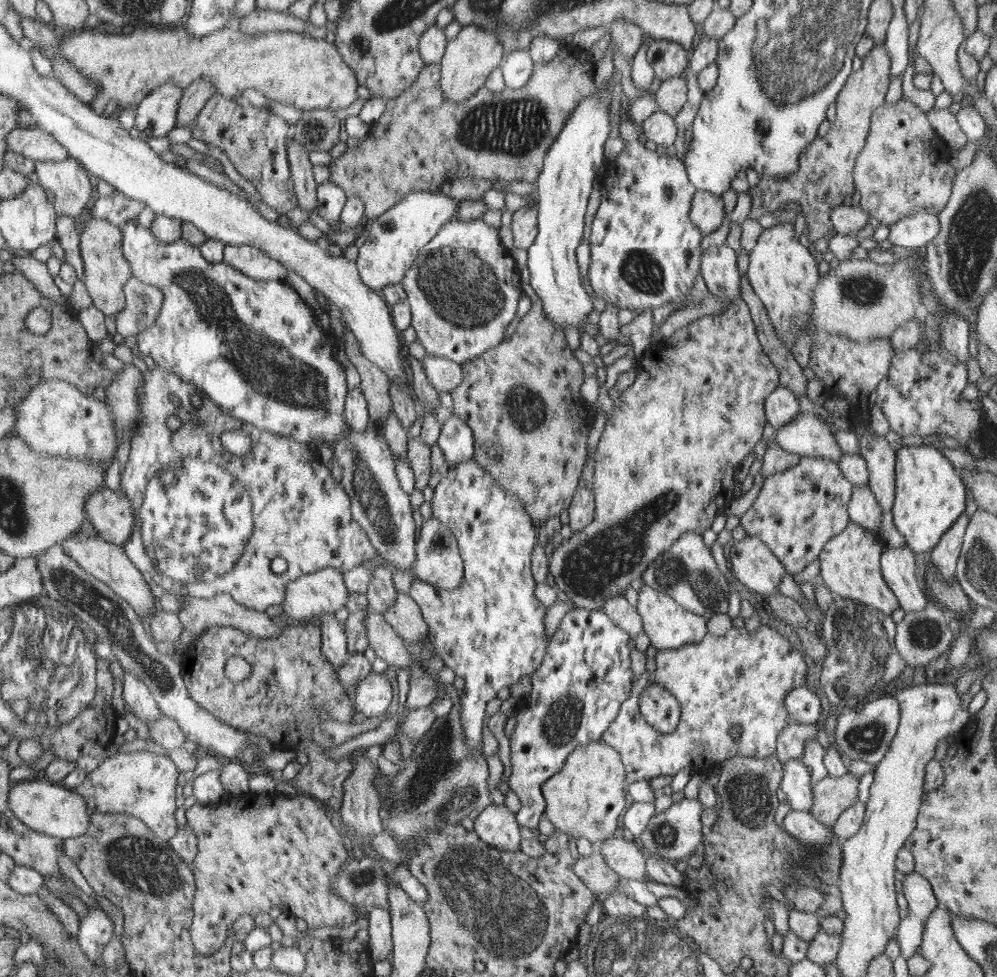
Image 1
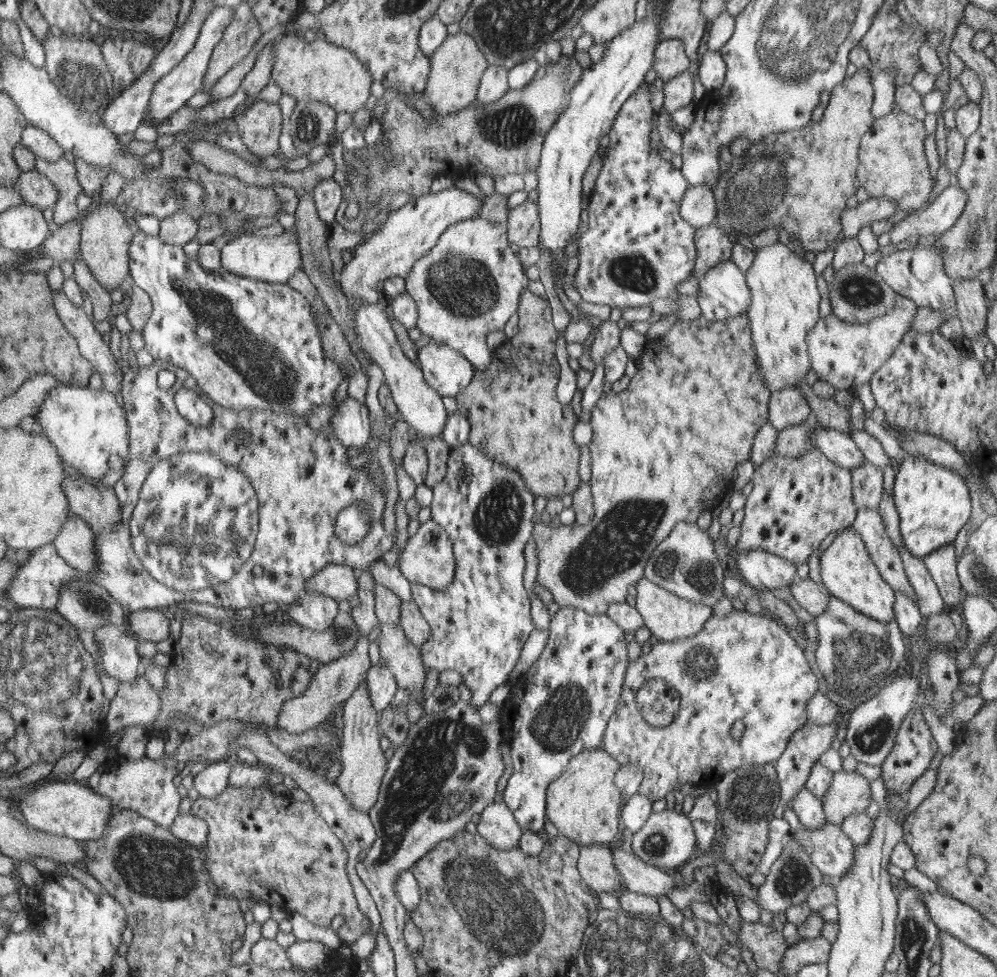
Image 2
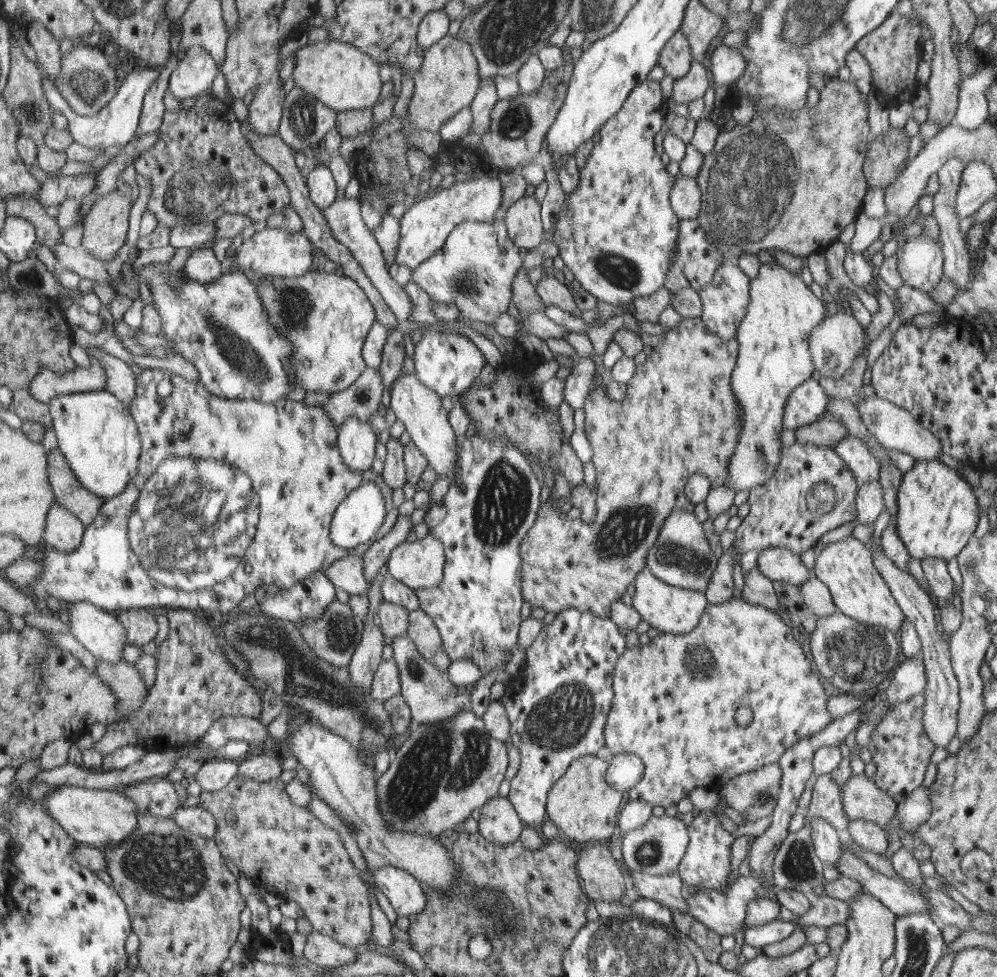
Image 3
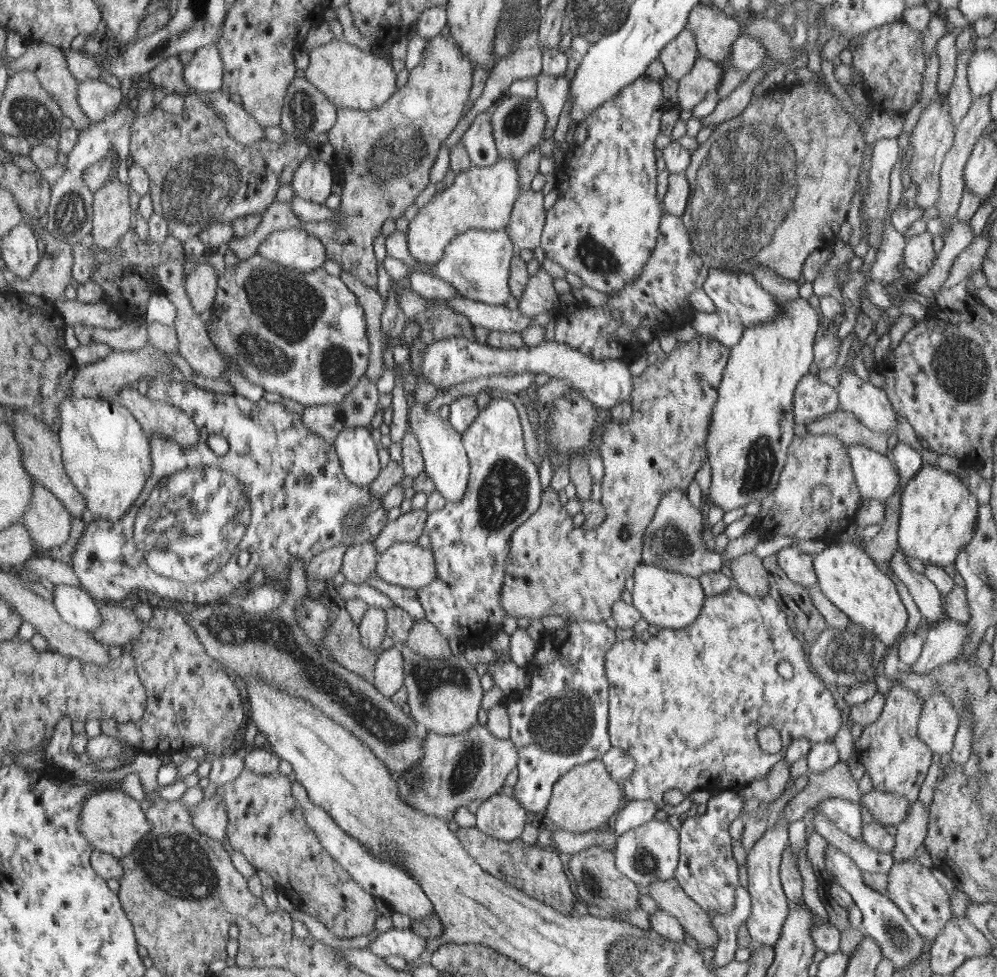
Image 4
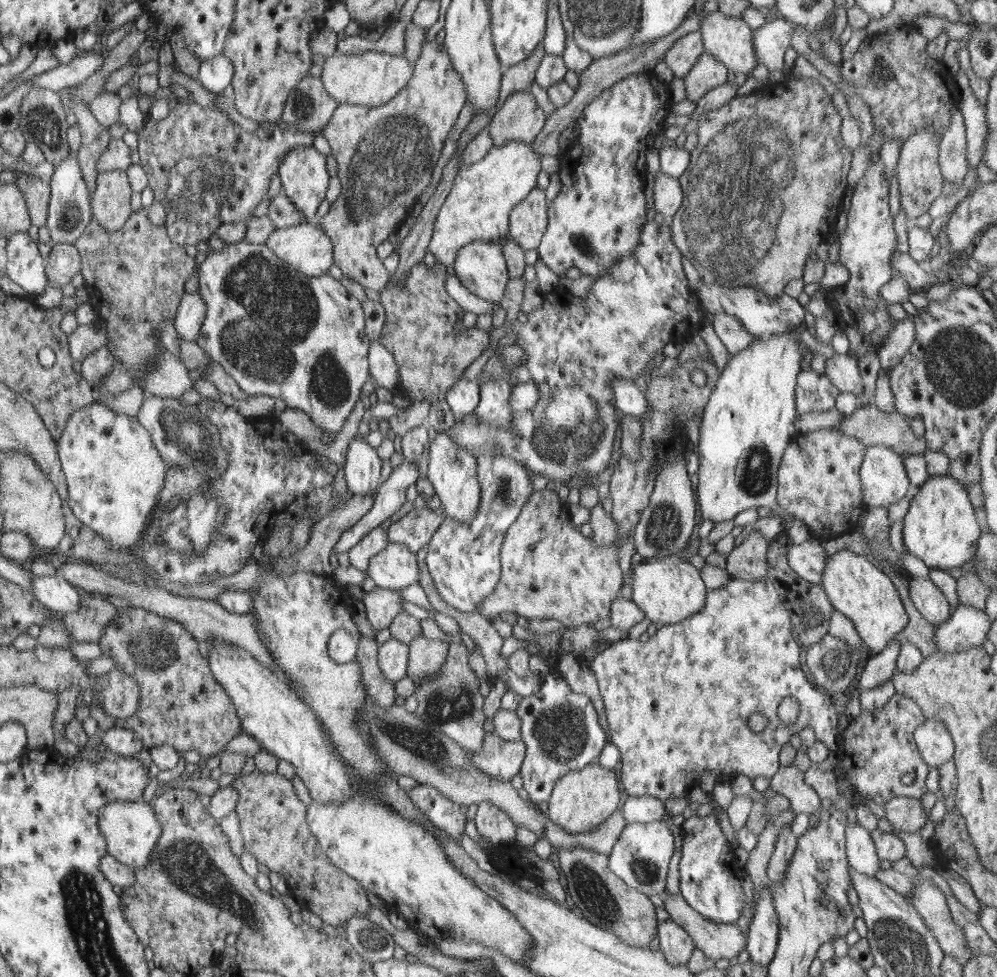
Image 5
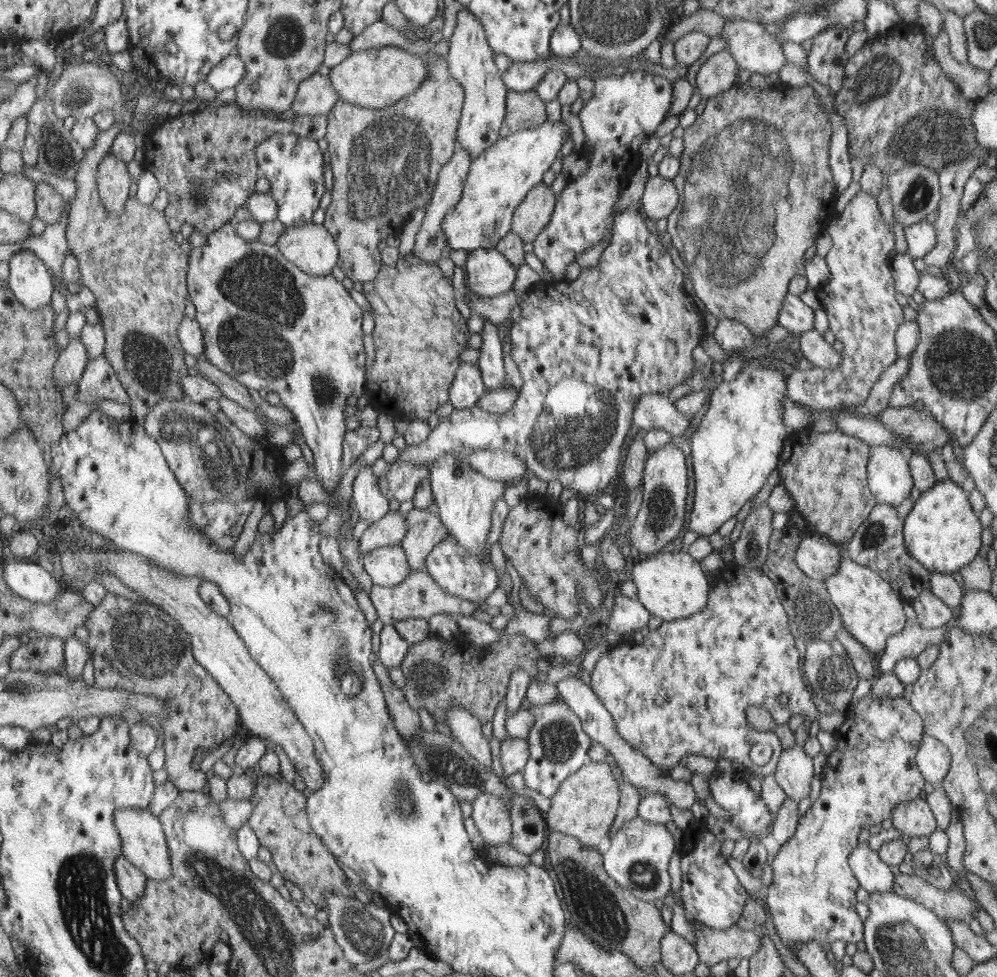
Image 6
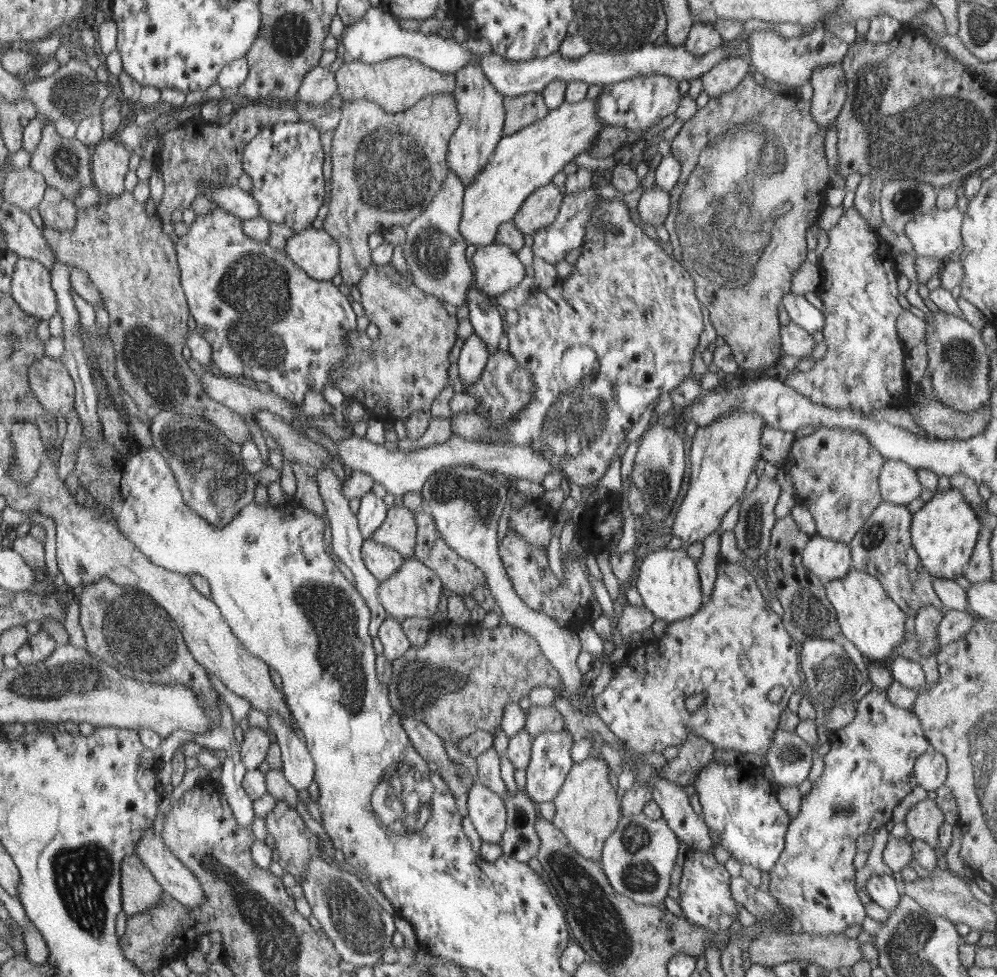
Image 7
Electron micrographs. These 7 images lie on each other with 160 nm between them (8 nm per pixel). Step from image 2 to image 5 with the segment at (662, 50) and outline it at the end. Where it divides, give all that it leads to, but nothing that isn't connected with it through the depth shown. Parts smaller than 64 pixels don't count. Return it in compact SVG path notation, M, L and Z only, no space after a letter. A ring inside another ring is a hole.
M689 32L673 42L664 53L662 60L673 76L683 78L689 69L696 64L701 53L704 52L704 42L699 32Z

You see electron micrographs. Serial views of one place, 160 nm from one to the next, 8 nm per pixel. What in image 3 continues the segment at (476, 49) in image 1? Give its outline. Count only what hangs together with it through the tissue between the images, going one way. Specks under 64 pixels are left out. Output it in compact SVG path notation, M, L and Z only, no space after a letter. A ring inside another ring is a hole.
M449 35L425 50L424 60L412 78L413 95L407 110L409 121L415 130L429 130L429 132L437 132L439 126L457 114L461 108L468 108L475 100L481 81L479 63L469 44L457 36Z

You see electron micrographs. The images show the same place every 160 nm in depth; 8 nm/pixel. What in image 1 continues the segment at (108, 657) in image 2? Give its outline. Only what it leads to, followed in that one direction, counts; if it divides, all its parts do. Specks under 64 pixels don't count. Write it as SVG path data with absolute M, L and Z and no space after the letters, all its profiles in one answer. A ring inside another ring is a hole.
M126 671L123 675L122 699L129 712L143 722L146 728L156 718L162 718L159 707L149 689L136 676Z

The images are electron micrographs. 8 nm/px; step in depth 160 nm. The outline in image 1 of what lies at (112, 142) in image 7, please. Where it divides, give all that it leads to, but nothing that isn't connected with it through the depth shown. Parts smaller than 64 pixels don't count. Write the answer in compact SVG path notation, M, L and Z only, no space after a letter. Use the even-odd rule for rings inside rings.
M89 218L79 234L78 249L82 260L84 287L90 296L92 306L104 316L119 313L124 308L124 285L131 272L125 262L122 245L122 230L106 220Z

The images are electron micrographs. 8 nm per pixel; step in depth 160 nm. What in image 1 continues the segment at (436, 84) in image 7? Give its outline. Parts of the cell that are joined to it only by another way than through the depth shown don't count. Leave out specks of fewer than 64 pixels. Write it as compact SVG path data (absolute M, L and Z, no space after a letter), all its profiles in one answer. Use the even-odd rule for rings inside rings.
M178 24L174 27L160 27L155 30L153 26L143 26L142 28L135 28L133 32L129 34L99 34L96 31L88 29L86 27L72 30L72 31L56 31L59 37L59 53L64 60L68 60L71 66L74 66L78 70L79 74L82 74L86 78L86 82L93 83L94 94L93 97L87 102L87 104L93 109L95 114L109 117L116 115L117 112L125 108L134 108L140 104L140 101L144 97L147 97L153 89L156 89L160 84L164 82L172 81L173 84L180 86L183 90L192 84L193 81L197 81L198 78L204 78L206 82L210 82L214 88L214 92L226 98L238 97L241 98L241 92L245 88L253 88L253 90L258 90L267 99L272 99L275 102L284 103L285 105L292 105L295 109L303 110L313 110L314 108L327 108L334 111L338 108L347 108L355 99L357 99L357 93L355 93L355 88L358 85L358 81L354 71L347 65L347 63L340 57L340 53L336 50L334 45L327 44L323 39L314 40L309 37L304 32L293 33L290 31L269 31L263 34L257 34L257 36L245 36L241 34L241 31L237 30L237 26L221 27L214 32L211 32L205 36L199 36L199 38L189 38L187 32L185 32L185 27Z

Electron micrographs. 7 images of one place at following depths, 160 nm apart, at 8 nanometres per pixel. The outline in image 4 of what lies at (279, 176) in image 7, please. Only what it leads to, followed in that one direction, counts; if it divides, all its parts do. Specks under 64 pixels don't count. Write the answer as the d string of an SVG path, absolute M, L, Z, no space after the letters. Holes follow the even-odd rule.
M305 158L293 167L291 190L295 196L324 204L331 188L331 172L325 162Z

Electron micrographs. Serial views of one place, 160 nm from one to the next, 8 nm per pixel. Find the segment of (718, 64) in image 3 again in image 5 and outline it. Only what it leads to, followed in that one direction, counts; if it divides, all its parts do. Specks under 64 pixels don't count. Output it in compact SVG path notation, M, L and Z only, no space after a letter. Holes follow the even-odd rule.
M780 16L769 17L760 28L753 31L753 51L756 62L768 71L783 68L783 53L790 46L794 32L793 23Z

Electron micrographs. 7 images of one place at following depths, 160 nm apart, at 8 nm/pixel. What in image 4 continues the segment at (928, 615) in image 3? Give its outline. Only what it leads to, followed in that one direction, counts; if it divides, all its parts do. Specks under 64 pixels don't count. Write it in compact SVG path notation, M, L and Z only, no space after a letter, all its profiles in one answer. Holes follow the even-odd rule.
M936 688L934 696L928 696L923 700L922 709L916 724L916 735L921 742L925 743L925 746L929 748L933 755L938 754L940 756L952 749L958 722L959 719L950 698L943 696Z

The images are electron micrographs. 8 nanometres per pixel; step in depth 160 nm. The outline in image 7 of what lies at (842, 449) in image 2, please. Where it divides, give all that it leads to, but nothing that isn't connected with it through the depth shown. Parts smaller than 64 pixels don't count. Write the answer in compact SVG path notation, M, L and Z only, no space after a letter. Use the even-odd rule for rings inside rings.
M885 459L878 474L878 489L883 501L906 505L918 498L922 486L910 466L901 461Z

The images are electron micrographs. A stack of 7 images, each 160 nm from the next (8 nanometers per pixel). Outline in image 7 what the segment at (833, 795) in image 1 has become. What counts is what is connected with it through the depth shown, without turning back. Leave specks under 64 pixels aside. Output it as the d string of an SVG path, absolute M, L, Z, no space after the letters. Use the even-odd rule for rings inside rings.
M926 798L915 803L902 821L905 823L907 834L936 847L938 828L944 820L943 813L931 799Z

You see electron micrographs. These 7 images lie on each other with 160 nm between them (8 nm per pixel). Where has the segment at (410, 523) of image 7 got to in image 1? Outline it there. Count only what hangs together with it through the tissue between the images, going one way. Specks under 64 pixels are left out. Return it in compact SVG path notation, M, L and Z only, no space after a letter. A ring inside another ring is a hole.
M327 567L288 584L282 610L291 618L311 622L322 612L334 613L347 600L342 573Z

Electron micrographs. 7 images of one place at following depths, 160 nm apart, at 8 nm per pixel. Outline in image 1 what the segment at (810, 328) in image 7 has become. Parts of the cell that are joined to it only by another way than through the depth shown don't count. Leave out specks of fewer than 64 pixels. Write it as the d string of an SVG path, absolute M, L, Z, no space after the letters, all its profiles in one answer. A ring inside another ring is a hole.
M725 243L710 246L701 257L701 276L707 290L717 302L733 302L740 298L738 292L738 266L736 254Z

